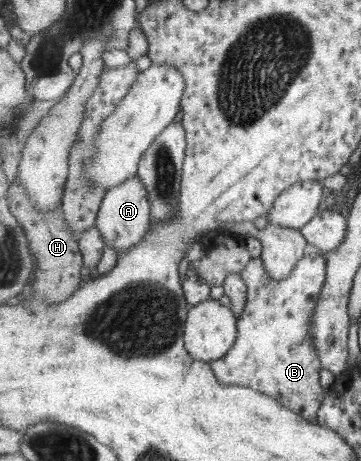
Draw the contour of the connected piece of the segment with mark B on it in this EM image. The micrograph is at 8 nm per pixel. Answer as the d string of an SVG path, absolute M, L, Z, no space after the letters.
M310 249L299 261L299 265L296 266L296 270L290 278L282 282L274 282L272 278L268 278L268 274L264 270L264 262L260 258L254 258L249 262L248 267L241 273L248 288L248 302L246 310L239 320L239 337L224 358L211 363L220 383L226 386L258 390L276 398L285 407L300 414L311 423L319 422L318 413L328 392L322 390L322 384L320 384L320 372L322 372L323 364L317 353L313 337L312 315L319 306L319 296L326 283L327 267L326 258Z

